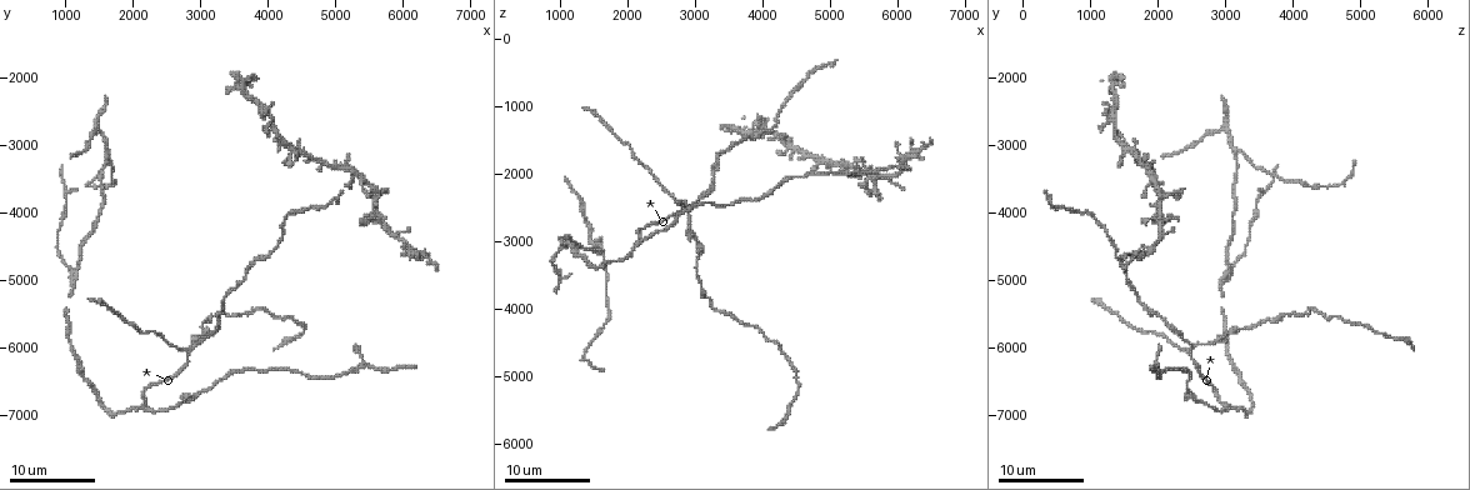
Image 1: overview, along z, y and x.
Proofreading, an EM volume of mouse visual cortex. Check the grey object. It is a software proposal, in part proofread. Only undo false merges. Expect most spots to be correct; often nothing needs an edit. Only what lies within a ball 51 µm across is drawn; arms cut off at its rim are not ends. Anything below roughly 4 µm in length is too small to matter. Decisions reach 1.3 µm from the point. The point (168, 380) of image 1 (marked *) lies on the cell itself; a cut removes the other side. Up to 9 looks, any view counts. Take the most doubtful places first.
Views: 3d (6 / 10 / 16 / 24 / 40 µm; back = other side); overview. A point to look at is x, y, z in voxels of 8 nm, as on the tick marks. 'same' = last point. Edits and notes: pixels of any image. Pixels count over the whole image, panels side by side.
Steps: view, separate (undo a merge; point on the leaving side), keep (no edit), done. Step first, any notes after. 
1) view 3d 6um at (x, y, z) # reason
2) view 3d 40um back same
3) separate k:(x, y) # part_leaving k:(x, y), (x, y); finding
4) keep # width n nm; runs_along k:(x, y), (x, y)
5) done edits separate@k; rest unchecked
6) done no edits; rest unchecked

view 3d 16um at (2900, 6000, 2500) # four arms meet

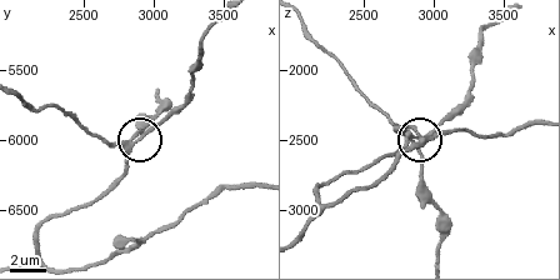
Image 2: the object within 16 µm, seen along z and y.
separate 2:(423, 155) # arms 4; two cells meet here

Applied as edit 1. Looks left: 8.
view 3d 6um at (1600, 3100, 3200) # three-way junction

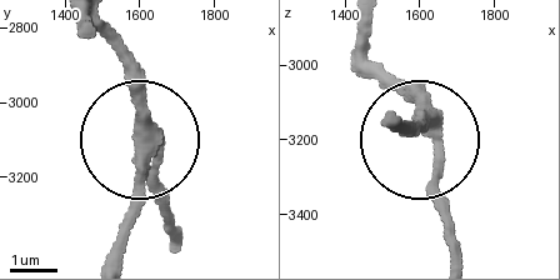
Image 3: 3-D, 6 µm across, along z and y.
keep # arms 3; continuous, no second cell

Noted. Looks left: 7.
view 3d 16um at (4350, 3100, 1600) # looks like a crossing

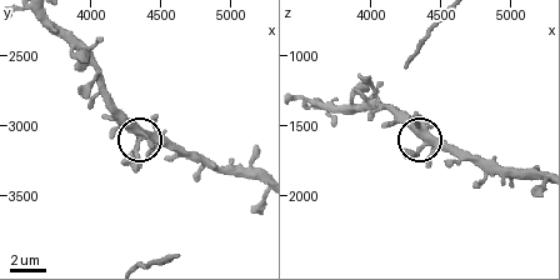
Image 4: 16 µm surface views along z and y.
view 3d 16um back same # from behind

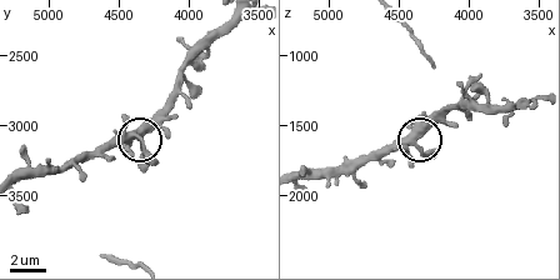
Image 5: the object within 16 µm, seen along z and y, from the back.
keep # width 410 nm; all the same cell

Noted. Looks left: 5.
view 3d 16um at (1750, 3600, 4150) # sudden change in width

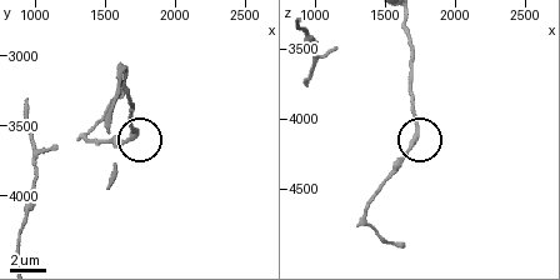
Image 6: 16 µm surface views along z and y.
keep # runs_along 6:(121, 71), (136, 135), (109, 141); all the same cell

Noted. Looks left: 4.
done edits separate@2; rest unchecked

